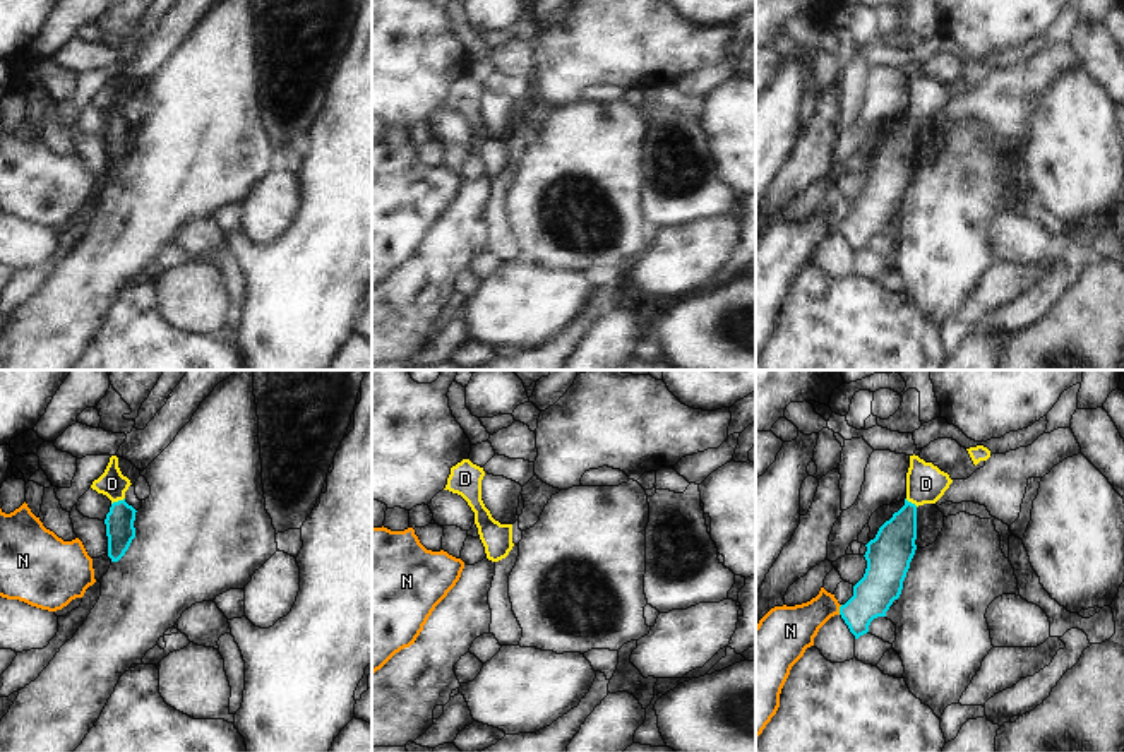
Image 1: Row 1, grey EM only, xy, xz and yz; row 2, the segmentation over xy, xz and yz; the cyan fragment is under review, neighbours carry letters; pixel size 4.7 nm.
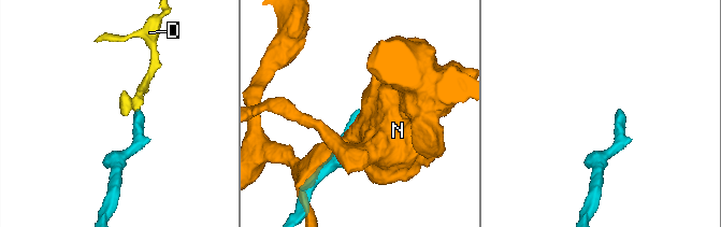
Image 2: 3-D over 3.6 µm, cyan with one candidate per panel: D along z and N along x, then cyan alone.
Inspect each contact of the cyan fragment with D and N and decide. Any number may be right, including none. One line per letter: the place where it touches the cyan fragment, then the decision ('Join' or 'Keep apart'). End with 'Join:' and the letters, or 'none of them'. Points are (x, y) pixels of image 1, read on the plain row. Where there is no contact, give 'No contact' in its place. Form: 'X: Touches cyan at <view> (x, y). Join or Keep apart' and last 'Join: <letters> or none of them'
D: Touches cyan at xy (119, 117). Join
N: Touches cyan at yz (840, 226). Keep apart
Join: D.

